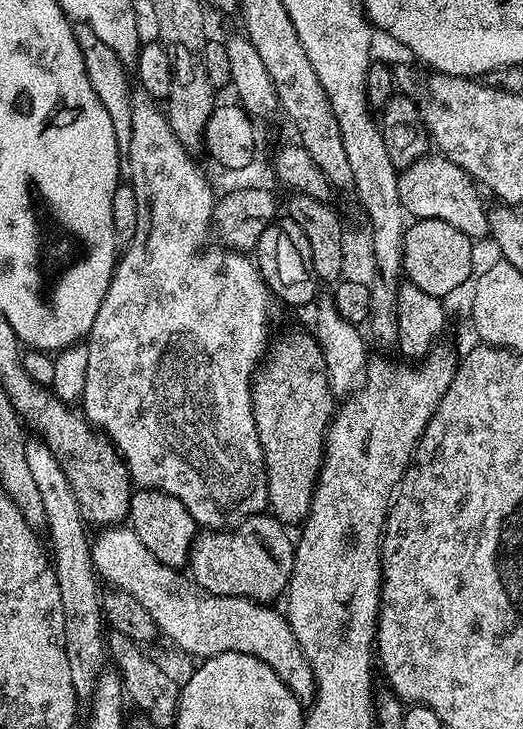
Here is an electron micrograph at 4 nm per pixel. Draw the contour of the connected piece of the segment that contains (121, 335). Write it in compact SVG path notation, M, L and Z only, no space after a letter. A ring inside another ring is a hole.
M136 90L132 92L132 105L130 106L130 142L126 149L128 155L128 176L127 179L132 185L134 194L141 206L146 206L146 226L141 227L132 240L127 241L125 250L119 257L116 265L116 271L110 282L110 286L106 290L106 298L102 302L102 306L98 310L98 318L94 320L94 326L89 330L86 337L88 345L88 365L86 366L86 386L84 387L84 395L82 397L82 411L88 417L88 423L93 428L104 433L111 440L116 451L124 457L124 465L128 468L128 475L133 485L140 488L157 488L159 492L164 492L167 496L178 498L178 502L182 502L182 506L186 506L186 510L190 510L190 514L195 518L197 525L203 526L208 530L224 530L229 527L228 520L236 520L232 522L243 522L249 516L259 516L268 508L268 487L266 486L266 470L264 469L264 455L262 454L262 446L258 442L258 430L254 426L254 410L252 409L252 378L261 363L262 357L265 355L266 349L270 344L270 335L268 336L268 300L270 301L270 293L268 285L260 276L260 269L256 267L251 259L248 260L243 256L245 253L231 252L228 248L212 248L212 244L208 241L208 231L214 228L214 200L212 204L212 188L208 185L208 180L204 177L203 172L192 161L193 153L182 146L178 142L178 138L174 134L174 130L170 130L170 122L168 121L165 109L151 96L145 92Z

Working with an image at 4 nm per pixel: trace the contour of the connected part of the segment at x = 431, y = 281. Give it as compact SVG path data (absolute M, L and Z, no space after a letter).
M413 219L404 235L404 270L407 283L426 290L426 294L447 298L464 283L471 281L473 241L462 230L441 220Z

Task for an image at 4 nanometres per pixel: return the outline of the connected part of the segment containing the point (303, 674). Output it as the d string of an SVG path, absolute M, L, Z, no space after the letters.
M108 526L100 537L94 540L91 549L93 566L99 579L113 589L120 589L138 598L142 606L154 618L157 629L164 632L184 652L192 656L207 658L223 652L245 652L270 666L292 693L300 699L301 705L311 705L316 697L314 674L306 654L290 630L287 615L264 602L238 598L237 596L215 596L205 588L199 588L191 578L183 580L175 568L166 566L142 546L138 534L130 526Z

